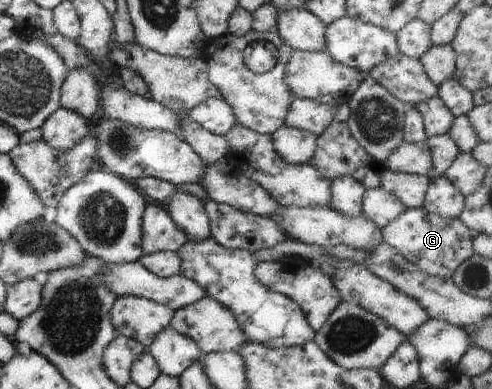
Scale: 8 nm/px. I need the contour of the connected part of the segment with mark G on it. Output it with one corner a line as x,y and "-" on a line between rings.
421,206
405,209
400,216
379,230
381,240
400,253
409,263
423,273
440,277
451,277
456,267
474,254
472,237
474,232
466,228
460,219
438,216
425,211

